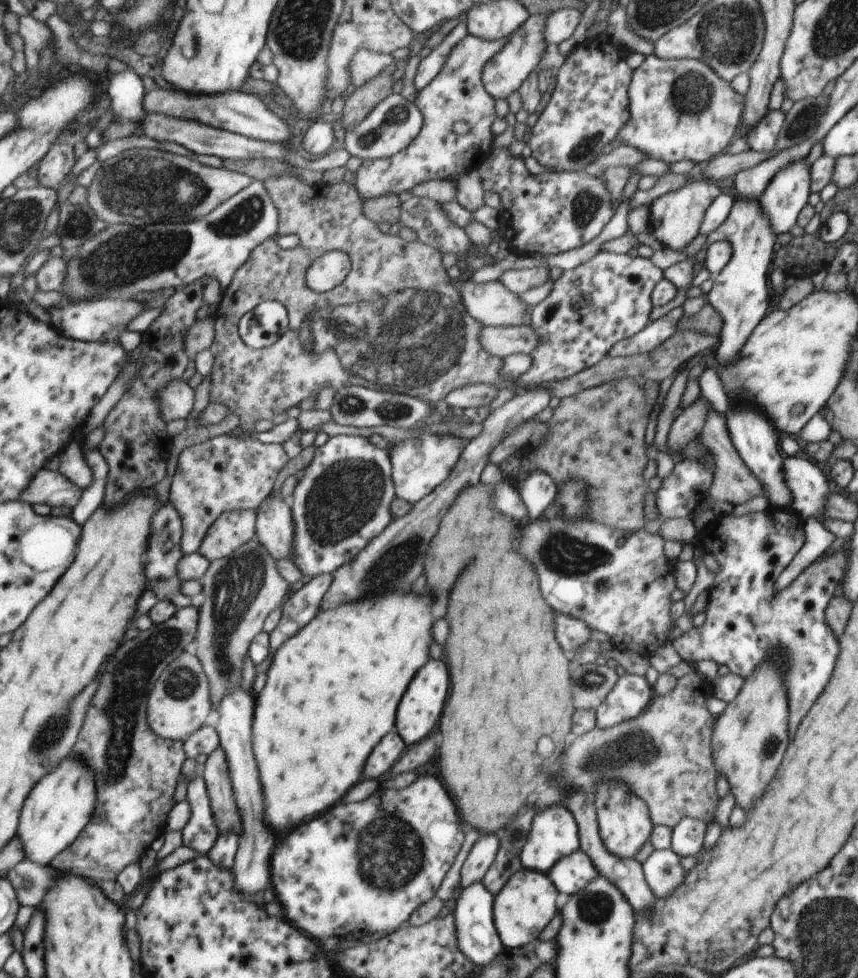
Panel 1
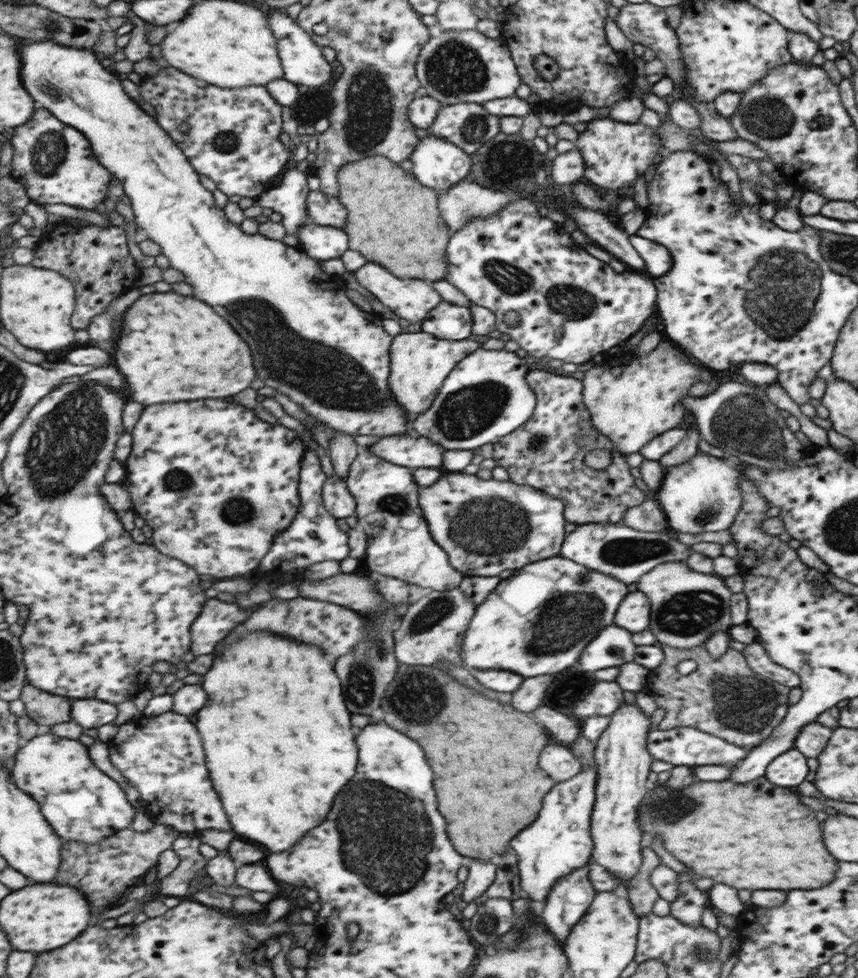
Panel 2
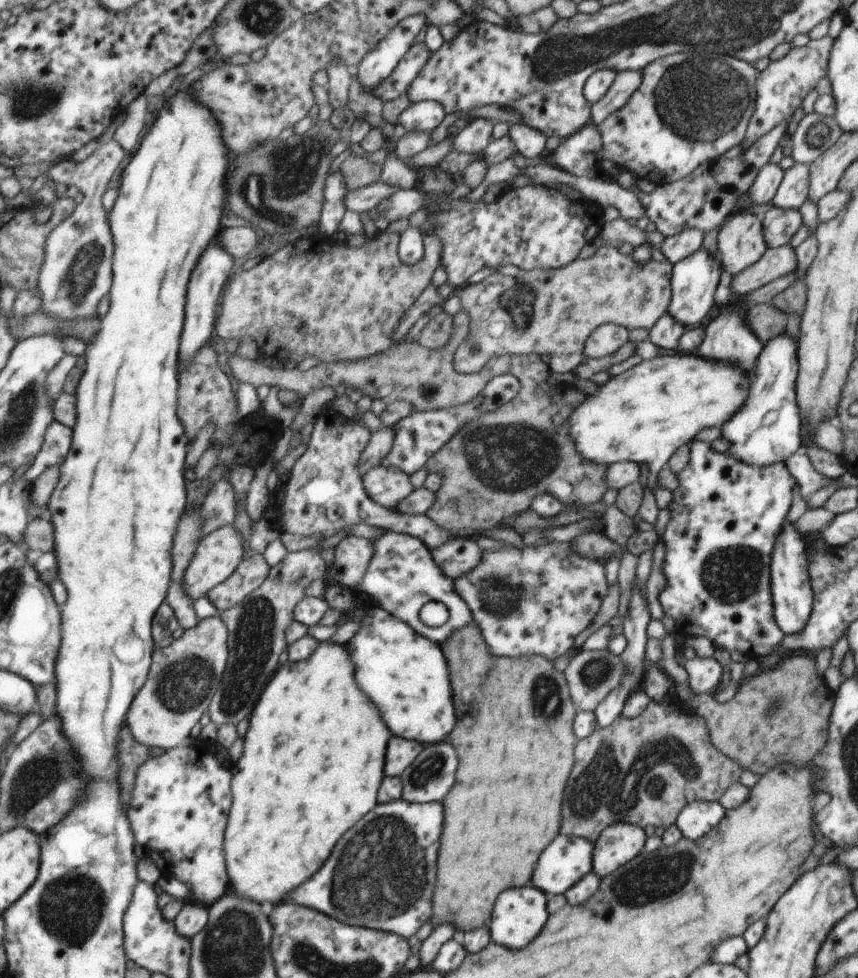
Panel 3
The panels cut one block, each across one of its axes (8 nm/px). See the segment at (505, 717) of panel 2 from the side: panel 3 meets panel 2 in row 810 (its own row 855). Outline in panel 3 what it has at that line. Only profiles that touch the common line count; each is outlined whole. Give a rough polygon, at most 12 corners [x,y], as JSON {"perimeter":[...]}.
{"perimeter":[[474,622],[443,649],[464,778],[438,922],[482,926],[558,834],[576,710]]}

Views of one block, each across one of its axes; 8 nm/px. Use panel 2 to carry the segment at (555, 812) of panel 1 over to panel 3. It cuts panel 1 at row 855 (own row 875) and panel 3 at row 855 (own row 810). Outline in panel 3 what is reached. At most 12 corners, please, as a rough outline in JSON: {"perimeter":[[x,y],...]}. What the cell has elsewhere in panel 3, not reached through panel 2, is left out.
{"perimeter":[[556,836],[534,884],[564,895],[594,868],[594,843]]}

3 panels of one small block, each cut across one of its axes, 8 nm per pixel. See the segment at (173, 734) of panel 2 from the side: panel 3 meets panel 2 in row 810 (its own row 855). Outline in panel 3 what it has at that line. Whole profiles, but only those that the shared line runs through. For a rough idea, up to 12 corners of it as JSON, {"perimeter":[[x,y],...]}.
{"perimeter":[[186,744],[139,771],[128,814],[162,876],[230,888],[233,763]]}

